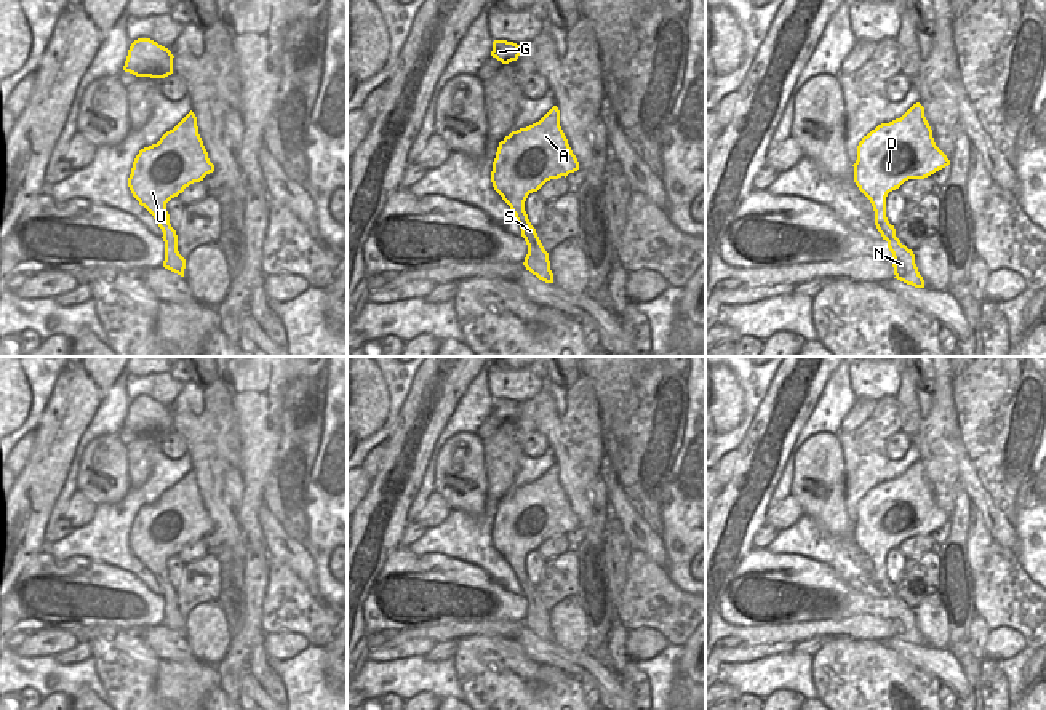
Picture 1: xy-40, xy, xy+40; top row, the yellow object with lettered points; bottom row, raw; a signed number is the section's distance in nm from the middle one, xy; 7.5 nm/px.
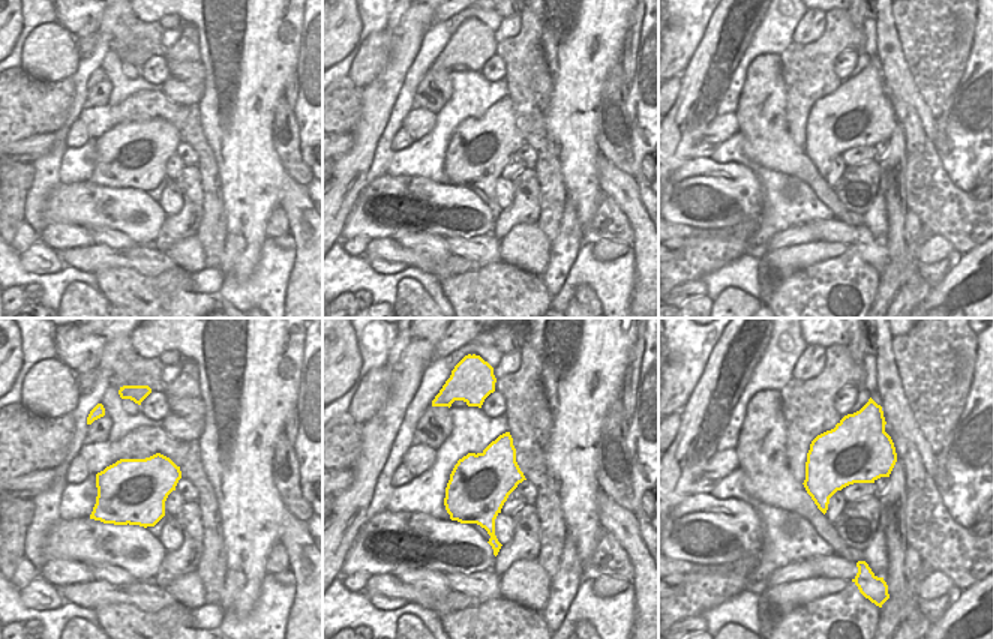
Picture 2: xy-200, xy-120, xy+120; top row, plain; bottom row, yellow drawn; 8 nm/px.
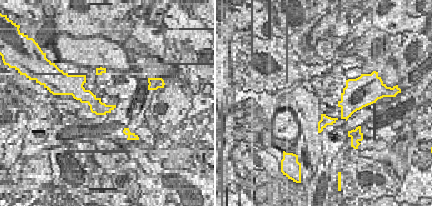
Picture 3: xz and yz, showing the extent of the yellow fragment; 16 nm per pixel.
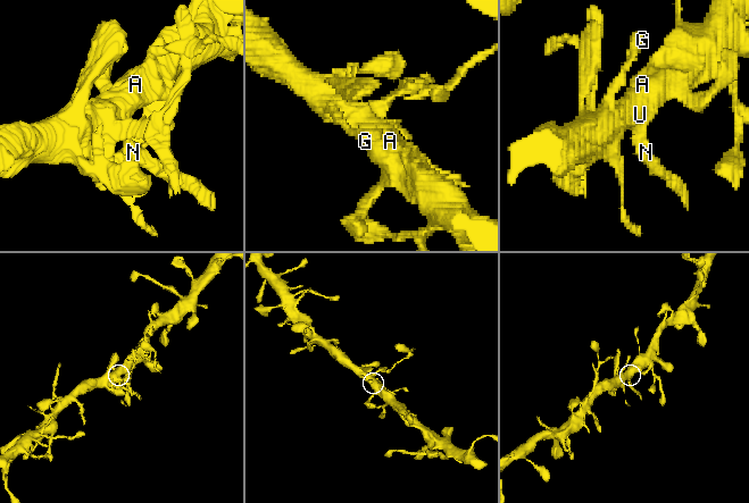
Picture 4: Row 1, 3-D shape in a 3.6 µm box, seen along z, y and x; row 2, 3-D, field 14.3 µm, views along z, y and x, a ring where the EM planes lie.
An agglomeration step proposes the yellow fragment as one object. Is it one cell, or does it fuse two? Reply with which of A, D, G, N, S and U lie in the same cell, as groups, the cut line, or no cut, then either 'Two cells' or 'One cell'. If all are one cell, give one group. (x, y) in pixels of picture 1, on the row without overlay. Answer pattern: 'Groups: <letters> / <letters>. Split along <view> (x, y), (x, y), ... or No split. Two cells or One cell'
Groups: A D G N S U. No split. One cell.

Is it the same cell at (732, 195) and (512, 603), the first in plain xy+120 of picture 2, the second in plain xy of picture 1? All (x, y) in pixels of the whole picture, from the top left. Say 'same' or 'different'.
same

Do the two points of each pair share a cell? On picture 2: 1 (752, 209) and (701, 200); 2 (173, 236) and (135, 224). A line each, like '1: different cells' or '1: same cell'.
1: same cell
2: different cells

